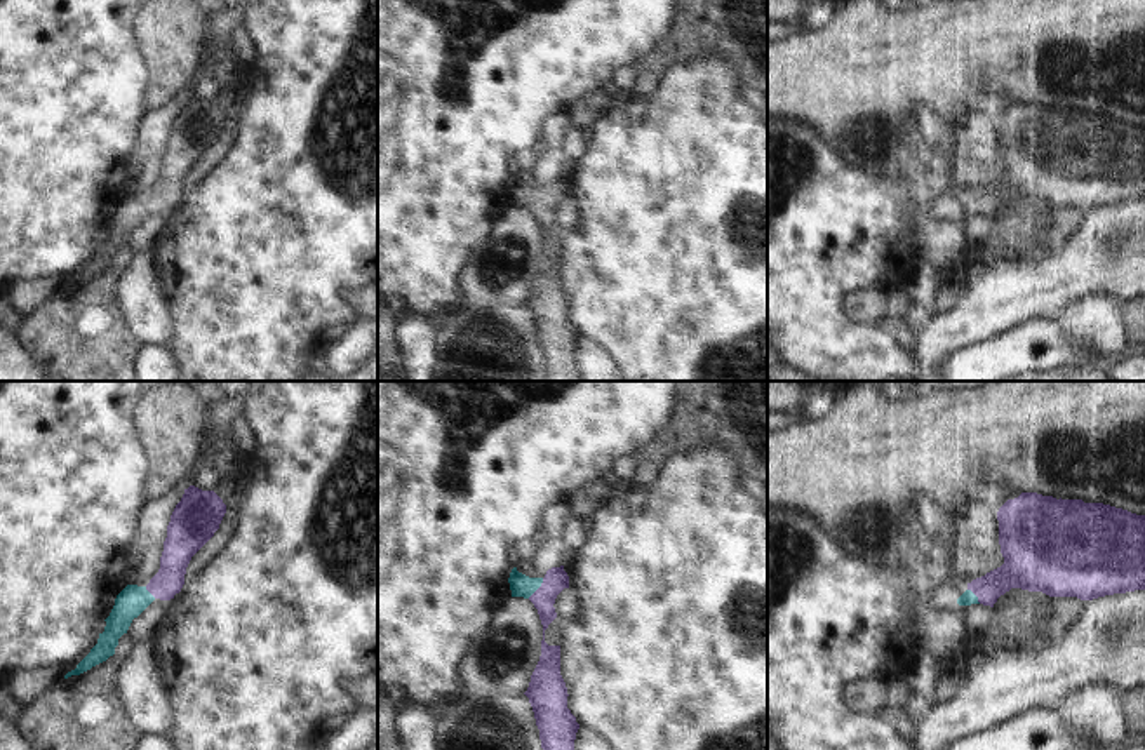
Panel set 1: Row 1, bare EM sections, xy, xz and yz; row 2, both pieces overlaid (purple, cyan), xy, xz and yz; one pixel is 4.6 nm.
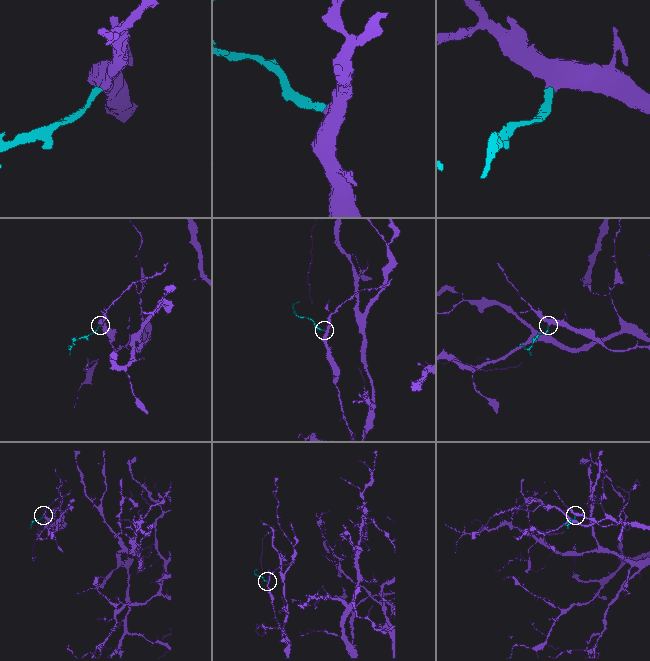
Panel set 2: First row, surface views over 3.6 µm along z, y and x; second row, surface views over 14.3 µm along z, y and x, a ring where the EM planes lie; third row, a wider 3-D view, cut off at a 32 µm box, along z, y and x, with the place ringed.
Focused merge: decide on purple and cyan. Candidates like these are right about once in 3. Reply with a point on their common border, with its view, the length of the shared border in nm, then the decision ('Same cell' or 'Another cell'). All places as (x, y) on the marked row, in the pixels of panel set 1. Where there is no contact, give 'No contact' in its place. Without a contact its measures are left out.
Touches purple at xz (538, 589). Shared border 120 nm. Same cell.

